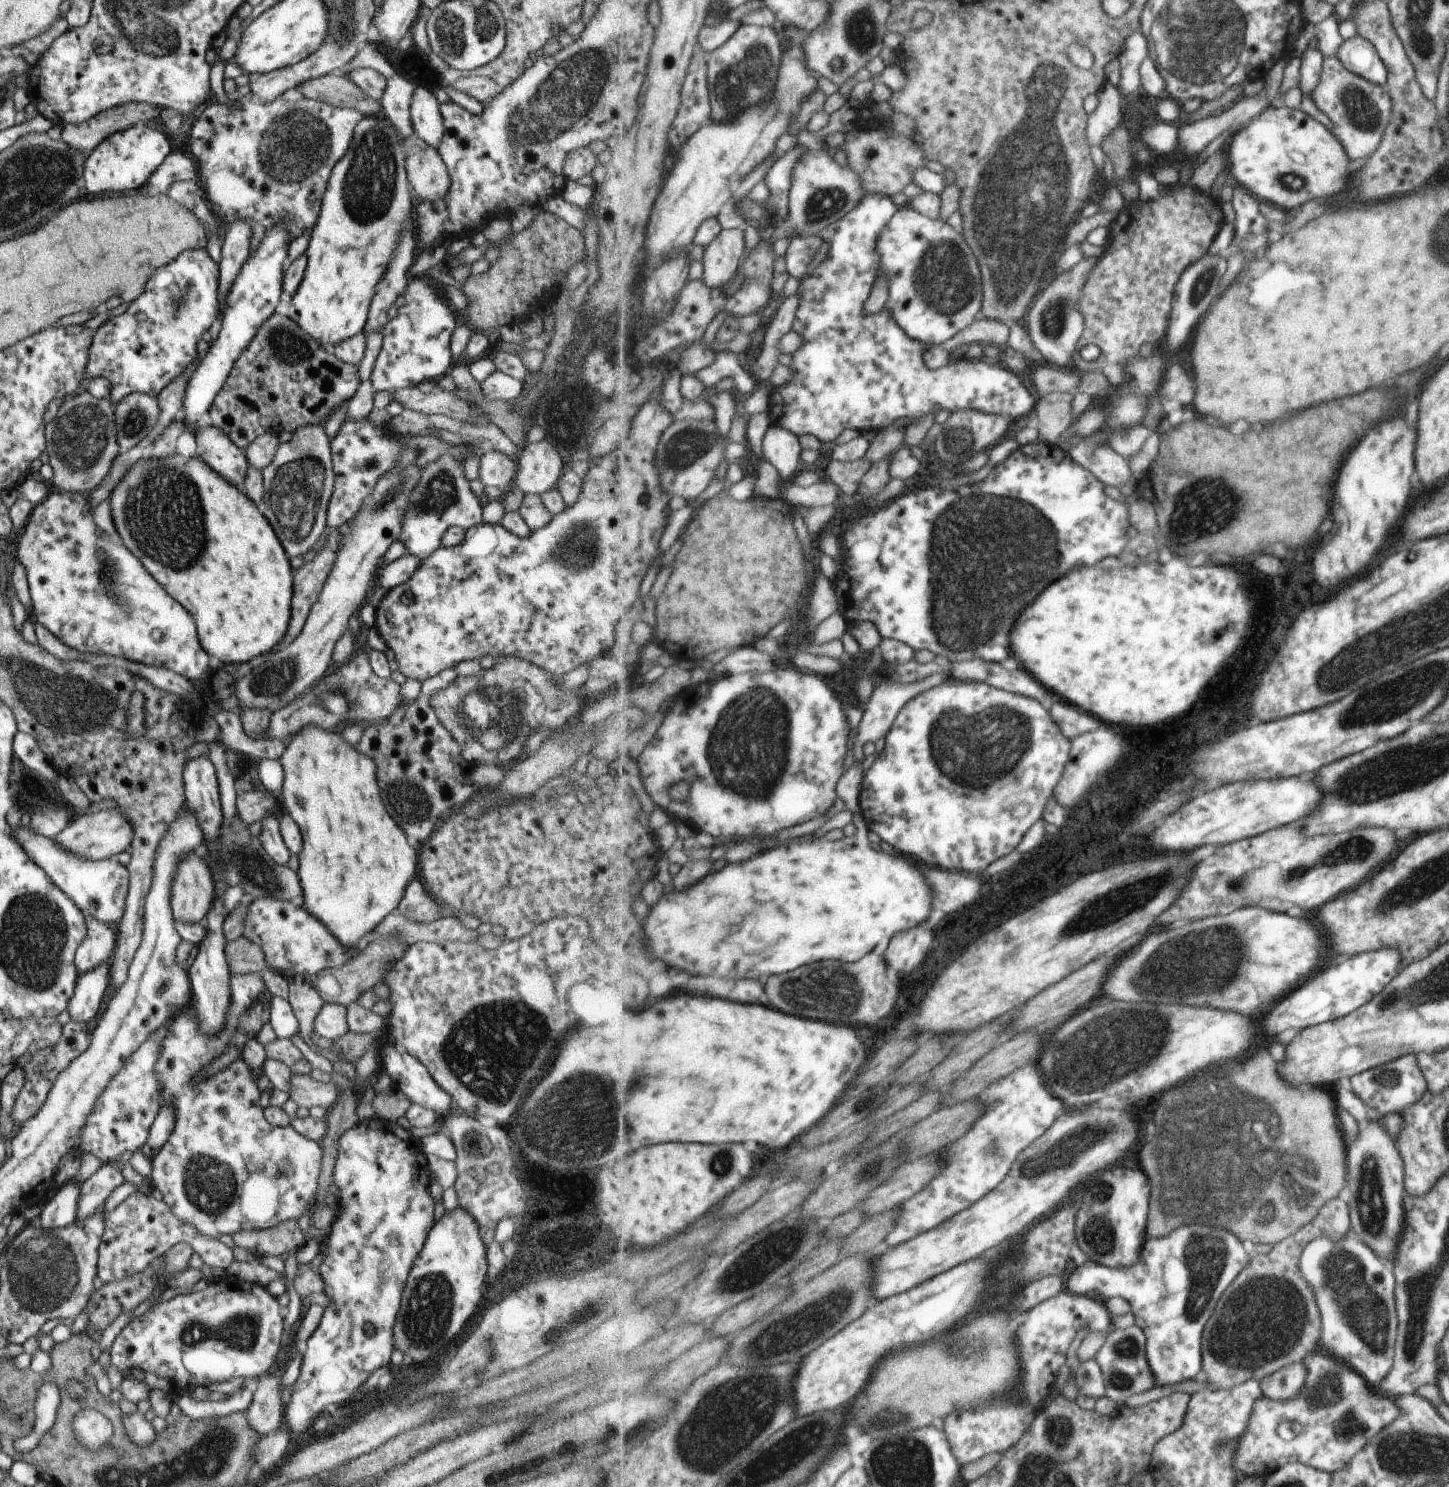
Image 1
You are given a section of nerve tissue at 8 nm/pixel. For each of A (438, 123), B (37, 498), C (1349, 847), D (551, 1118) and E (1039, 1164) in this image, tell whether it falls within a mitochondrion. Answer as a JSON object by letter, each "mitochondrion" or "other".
{"A":"other","B":"other","C":"mitochondrion","D":"mitochondrion","E":"mitochondrion"}

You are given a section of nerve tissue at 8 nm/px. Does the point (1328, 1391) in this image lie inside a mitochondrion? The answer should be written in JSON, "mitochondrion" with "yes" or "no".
{"mitochondrion":"yes"}

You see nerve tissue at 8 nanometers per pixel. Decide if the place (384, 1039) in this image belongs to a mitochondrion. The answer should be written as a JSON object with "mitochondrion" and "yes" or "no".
{"mitochondrion":"no"}

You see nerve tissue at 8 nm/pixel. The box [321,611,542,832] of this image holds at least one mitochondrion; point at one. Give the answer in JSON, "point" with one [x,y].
{"point":[482,714]}

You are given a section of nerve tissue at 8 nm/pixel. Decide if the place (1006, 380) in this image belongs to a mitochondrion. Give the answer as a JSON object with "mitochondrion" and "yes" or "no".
{"mitochondrion":"no"}

